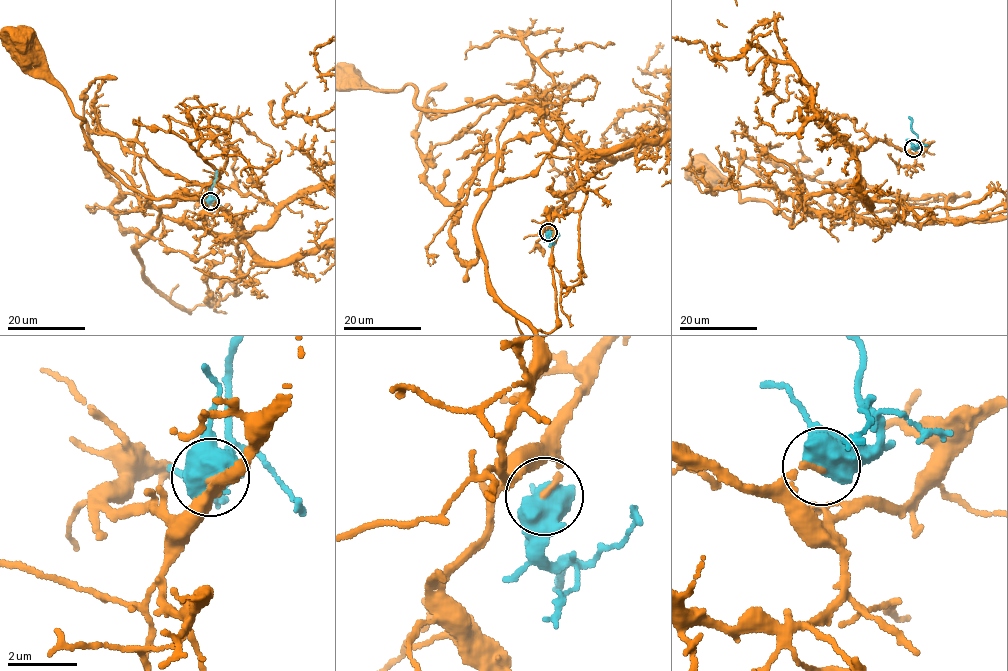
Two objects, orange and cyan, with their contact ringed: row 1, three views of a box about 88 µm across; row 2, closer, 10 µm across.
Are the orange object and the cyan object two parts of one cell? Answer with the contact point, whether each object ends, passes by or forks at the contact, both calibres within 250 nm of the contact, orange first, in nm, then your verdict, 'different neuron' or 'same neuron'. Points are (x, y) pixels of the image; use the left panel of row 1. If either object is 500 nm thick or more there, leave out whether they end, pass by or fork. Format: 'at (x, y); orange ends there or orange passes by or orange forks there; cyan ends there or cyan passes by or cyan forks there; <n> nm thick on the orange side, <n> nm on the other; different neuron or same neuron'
at (210, 201); 130 nm thick on the orange side, 800 nm on the other; different neuron

